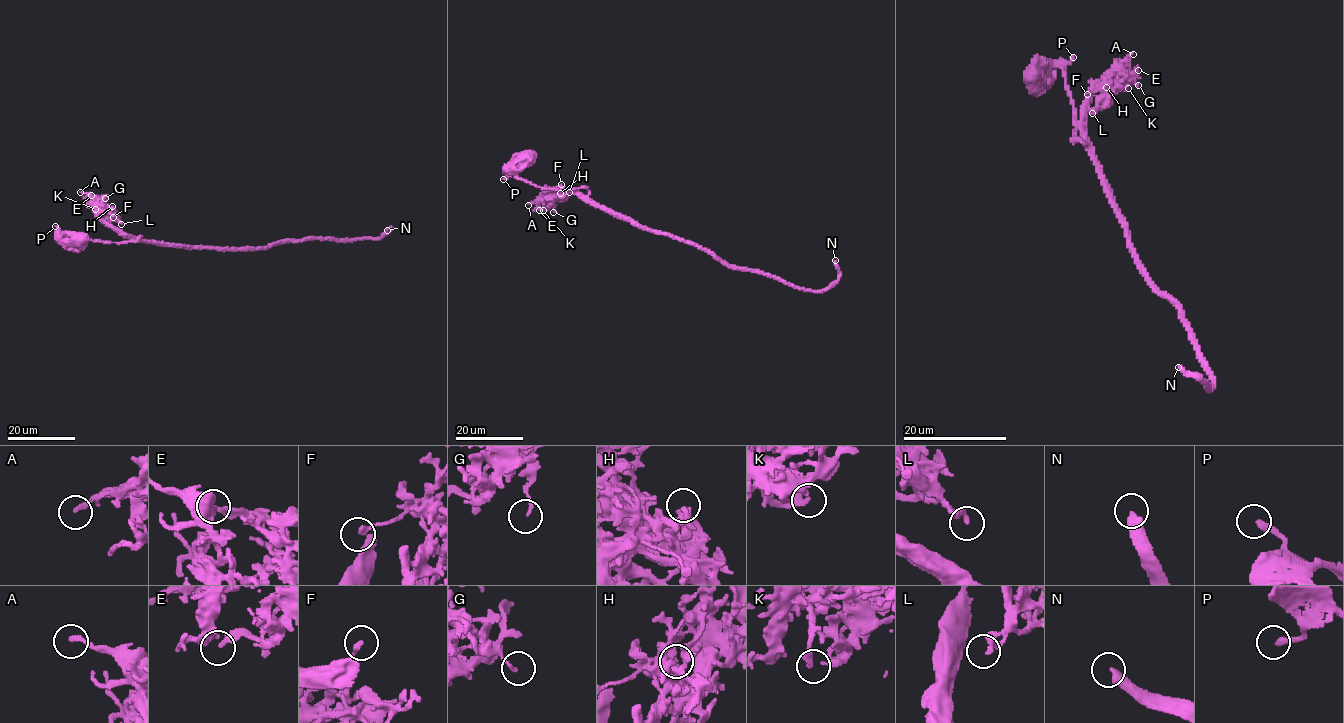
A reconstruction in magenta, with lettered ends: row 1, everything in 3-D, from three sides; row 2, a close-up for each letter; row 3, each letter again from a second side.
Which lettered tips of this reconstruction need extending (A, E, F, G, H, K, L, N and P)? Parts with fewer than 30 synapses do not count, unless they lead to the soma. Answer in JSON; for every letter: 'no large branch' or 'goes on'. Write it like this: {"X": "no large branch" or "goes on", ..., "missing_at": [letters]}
{"A": "no large branch", "E": "no large branch", "F": "no large branch", "G": "no large branch", "H": "no large branch", "K": "no large branch", "L": "no large branch", "N": "no large branch", "P": "no large branch", "missing_at": []}

